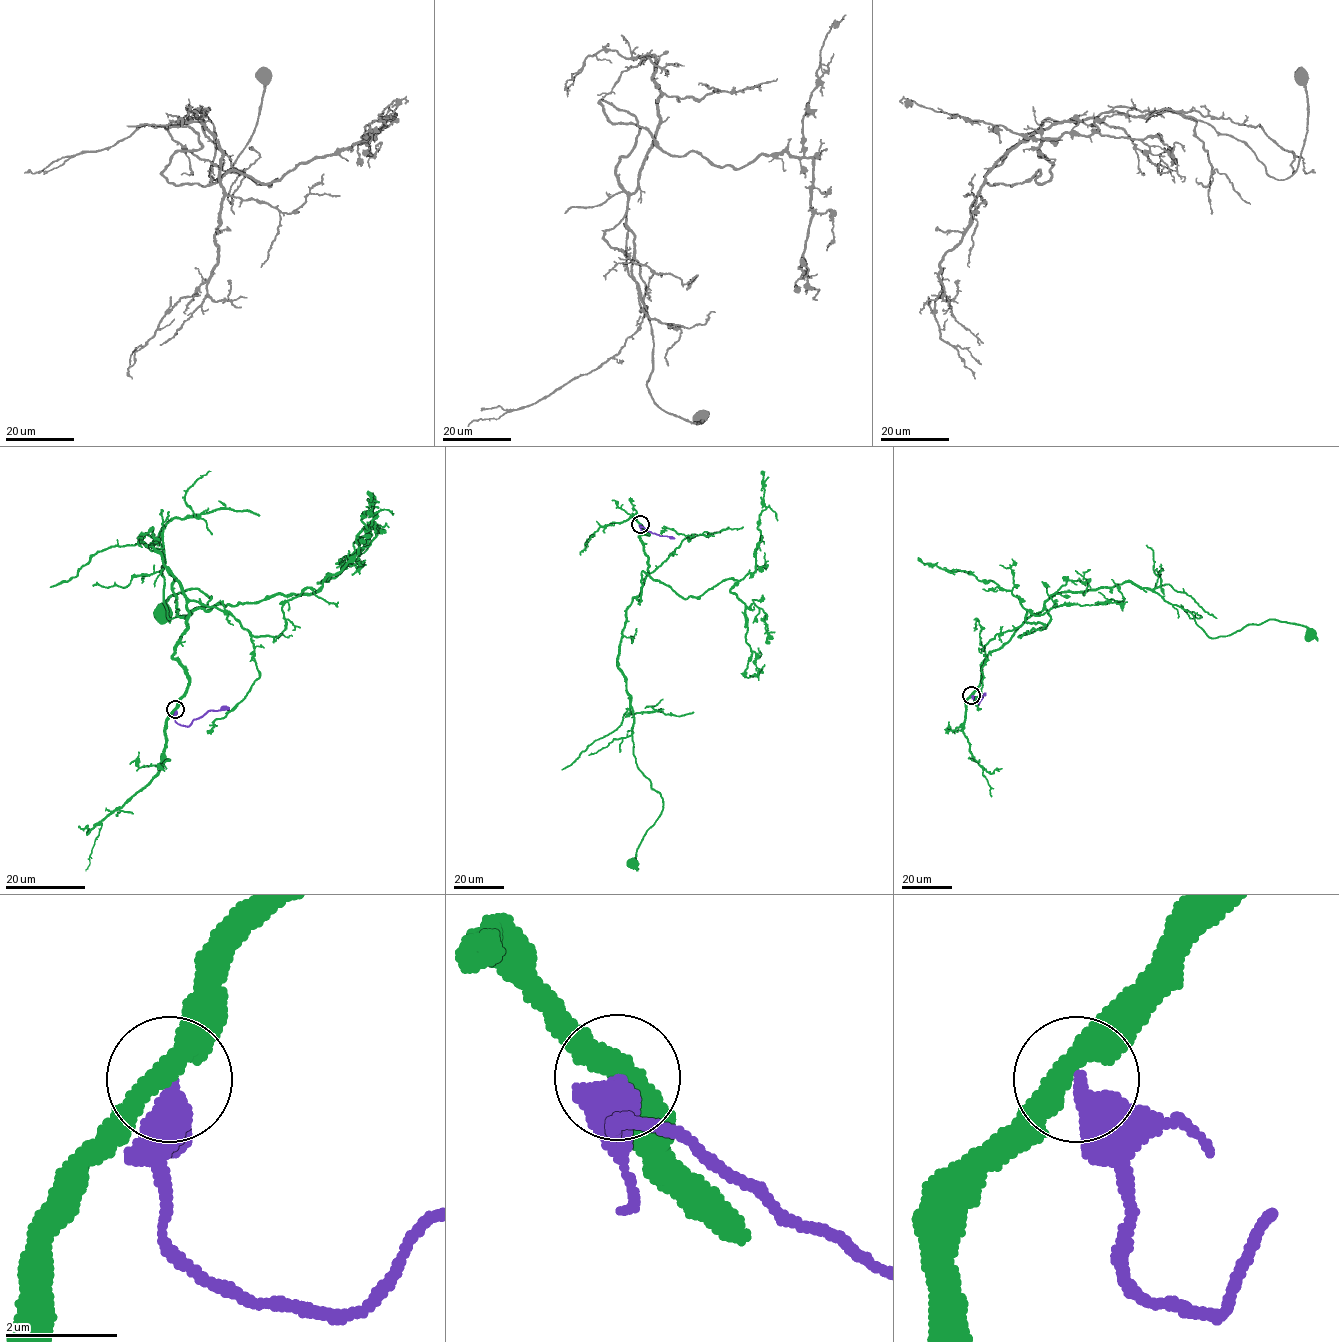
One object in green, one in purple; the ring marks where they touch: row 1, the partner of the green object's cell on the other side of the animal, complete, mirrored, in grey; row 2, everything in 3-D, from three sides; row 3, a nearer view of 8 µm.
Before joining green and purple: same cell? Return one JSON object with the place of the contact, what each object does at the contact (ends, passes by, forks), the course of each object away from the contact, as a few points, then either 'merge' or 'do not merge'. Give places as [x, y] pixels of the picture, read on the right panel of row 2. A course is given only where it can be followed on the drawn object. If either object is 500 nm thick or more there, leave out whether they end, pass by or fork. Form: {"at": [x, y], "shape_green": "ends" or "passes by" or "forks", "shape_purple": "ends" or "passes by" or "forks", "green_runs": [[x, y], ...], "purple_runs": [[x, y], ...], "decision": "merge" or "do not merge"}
{"at": [971, 695], "shape_green": "passes by", "shape_purple": "ends", "green_runs": [[972, 695], [983, 660], [1057, 593], [1132, 582], [1188, 611], [1213, 638], [1269, 619], [1305, 625], [1312, 635]], "purple_runs": [[972, 695], [978, 705], [985, 693]], "decision": "do not merge"}

